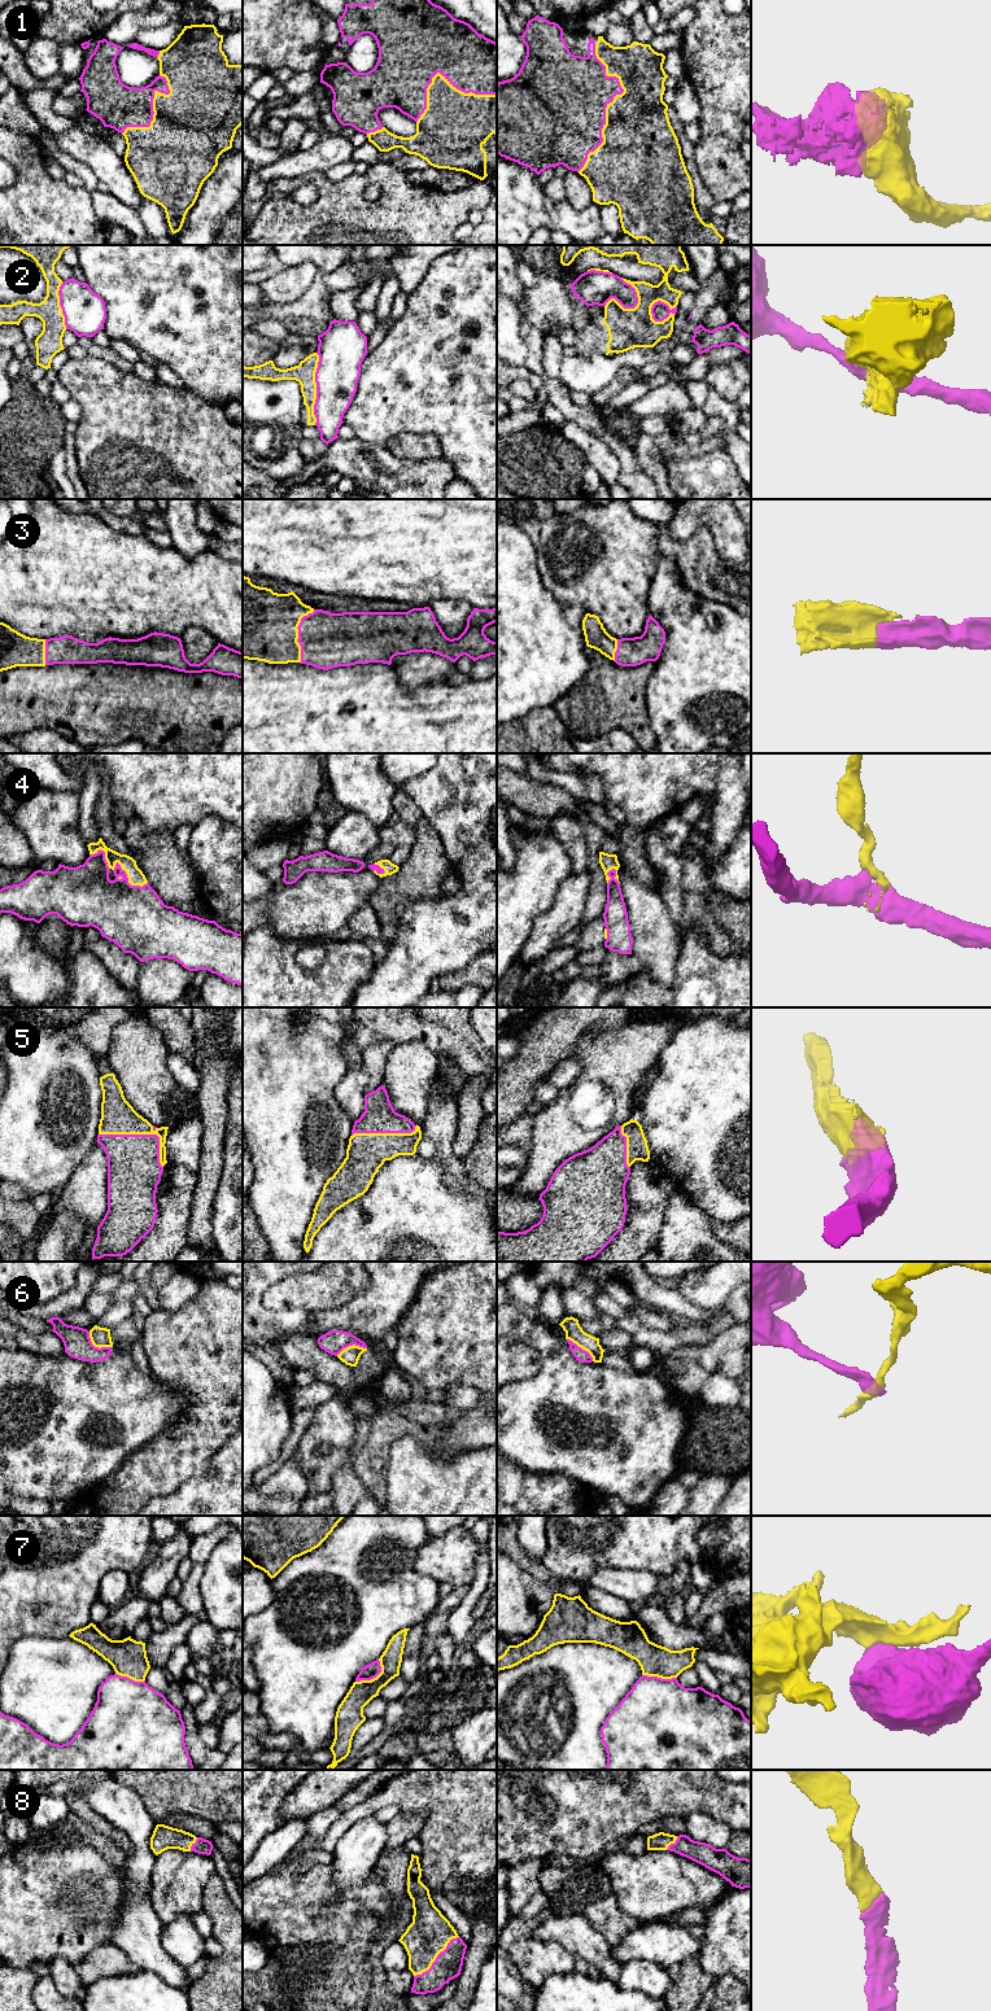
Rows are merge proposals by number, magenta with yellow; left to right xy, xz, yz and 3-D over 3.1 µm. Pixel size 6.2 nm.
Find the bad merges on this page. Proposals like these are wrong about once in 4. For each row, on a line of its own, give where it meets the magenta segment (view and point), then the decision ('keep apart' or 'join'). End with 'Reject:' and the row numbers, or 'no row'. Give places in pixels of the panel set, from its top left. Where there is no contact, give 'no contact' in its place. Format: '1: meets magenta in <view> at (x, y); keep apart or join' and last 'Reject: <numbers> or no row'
1: meets magenta in yz at (608, 103); join
2: meets magenta in xz at (317, 389); keep apart
3: meets magenta in xz at (298, 634); join
4: meets magenta in xy at (127, 881); join
5: meets magenta in xy at (144, 1135); join
6: meets magenta in xy at (96, 1347); keep apart
7: meets magenta in xz at (372, 1678); keep apart
8: meets magenta in xz at (436, 1958); join
Reject: 2, 6, 7

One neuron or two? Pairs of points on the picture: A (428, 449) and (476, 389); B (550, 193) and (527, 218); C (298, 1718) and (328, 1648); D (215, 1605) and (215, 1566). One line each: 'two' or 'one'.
A: two
B: two
C: one
D: one

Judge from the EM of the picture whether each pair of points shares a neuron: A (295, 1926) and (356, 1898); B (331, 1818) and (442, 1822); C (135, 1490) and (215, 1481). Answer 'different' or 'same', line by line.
A: same
B: different
C: different

